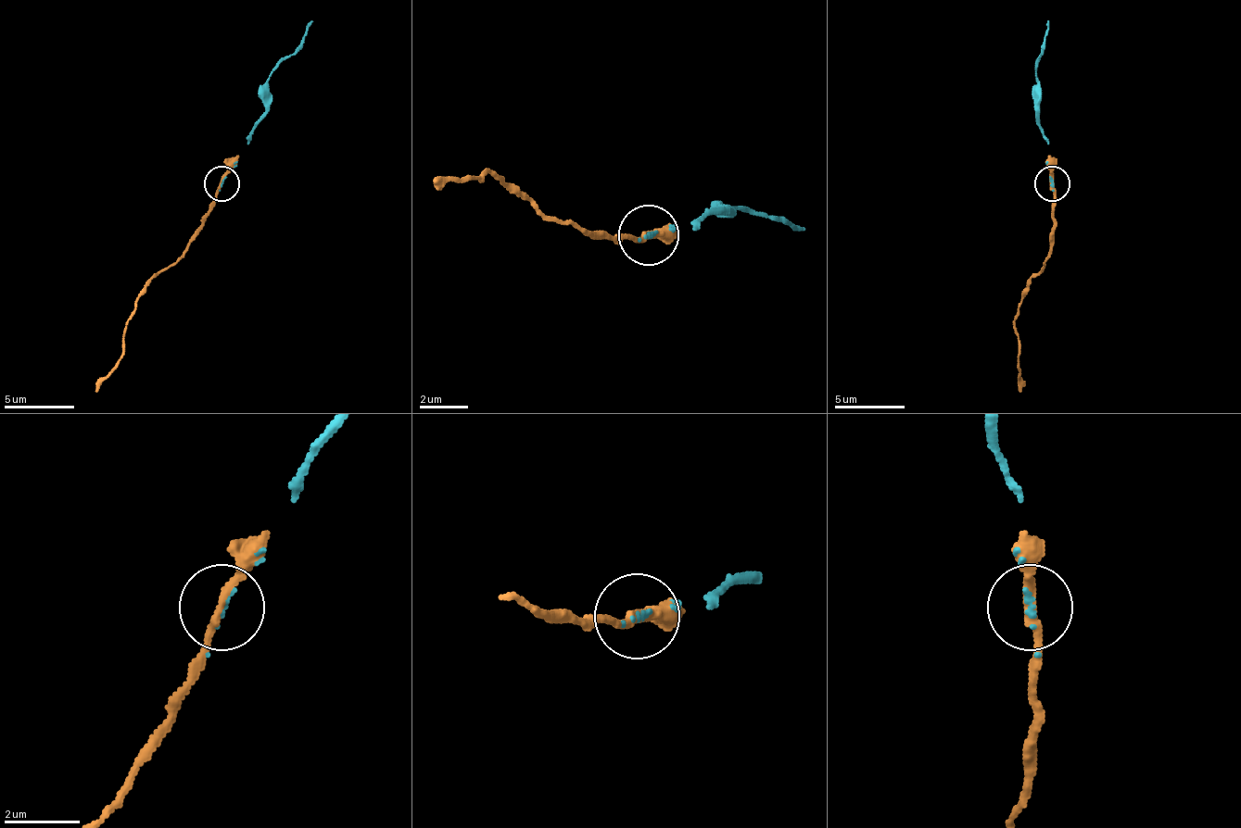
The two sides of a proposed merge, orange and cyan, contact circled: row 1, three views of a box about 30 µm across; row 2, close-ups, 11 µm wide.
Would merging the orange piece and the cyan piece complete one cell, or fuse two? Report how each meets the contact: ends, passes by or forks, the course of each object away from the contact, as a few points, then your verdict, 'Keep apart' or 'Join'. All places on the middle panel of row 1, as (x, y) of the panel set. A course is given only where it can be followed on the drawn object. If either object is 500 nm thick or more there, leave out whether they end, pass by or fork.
At the ring orange passes by. At the ring cyan passes by. Course of orange: (647, 233), (635, 239), (599, 239), (550, 221), (502, 179), (484, 173), (478, 179), (436, 185). Course of cyan: (647, 233), (725, 215), (731, 209), (773, 215), (804, 227). Join

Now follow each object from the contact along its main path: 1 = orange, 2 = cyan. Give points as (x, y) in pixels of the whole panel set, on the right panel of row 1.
1: (1051, 182), (1054, 243), (1044, 267), (1019, 302), (1016, 327), (1022, 391)
2: (1051, 182), (1036, 73), (1047, 20)

